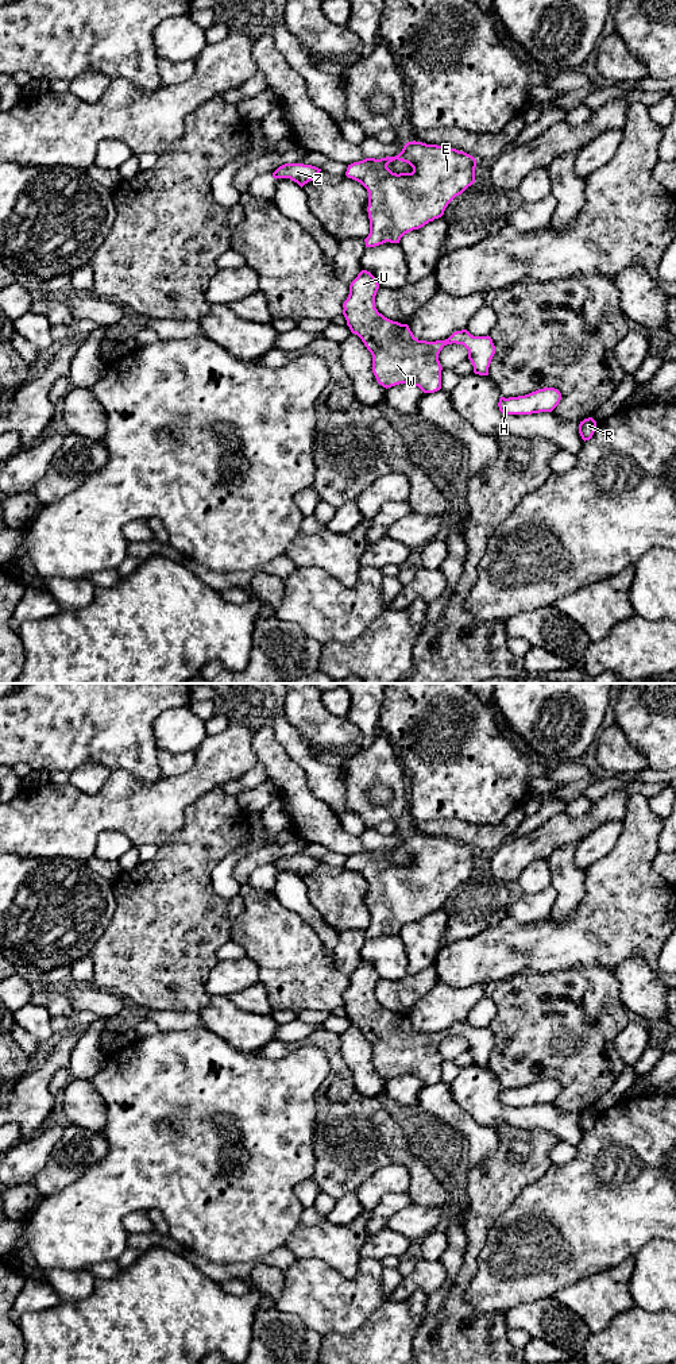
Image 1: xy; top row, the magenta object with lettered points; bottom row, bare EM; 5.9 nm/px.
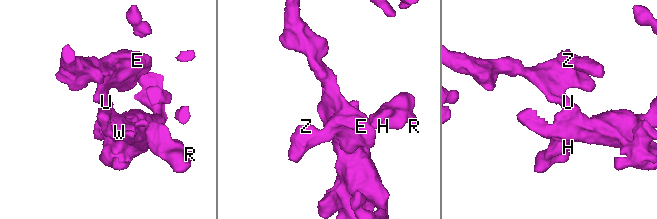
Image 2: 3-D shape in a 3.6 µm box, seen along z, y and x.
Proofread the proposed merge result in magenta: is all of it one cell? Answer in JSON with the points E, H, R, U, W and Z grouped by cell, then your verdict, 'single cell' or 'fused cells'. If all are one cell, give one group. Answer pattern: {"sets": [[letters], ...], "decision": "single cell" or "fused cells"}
{"sets": [["E", "H", "R", "U", "W", "Z"]], "decision": "single cell"}

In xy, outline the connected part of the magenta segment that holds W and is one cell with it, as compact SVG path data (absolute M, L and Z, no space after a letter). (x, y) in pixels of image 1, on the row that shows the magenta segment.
M362 270L349 285L343 304L343 315L352 334L356 334L372 355L372 373L379 385L391 388L399 384L418 386L424 393L441 389L441 365L439 354L447 344L463 344L474 373L488 375L495 354L492 339L474 336L467 330L453 332L445 340L418 340L407 324L385 317L375 308L379 284Z

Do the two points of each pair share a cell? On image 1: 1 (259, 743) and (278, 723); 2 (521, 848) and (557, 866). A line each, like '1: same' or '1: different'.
1: different
2: different

